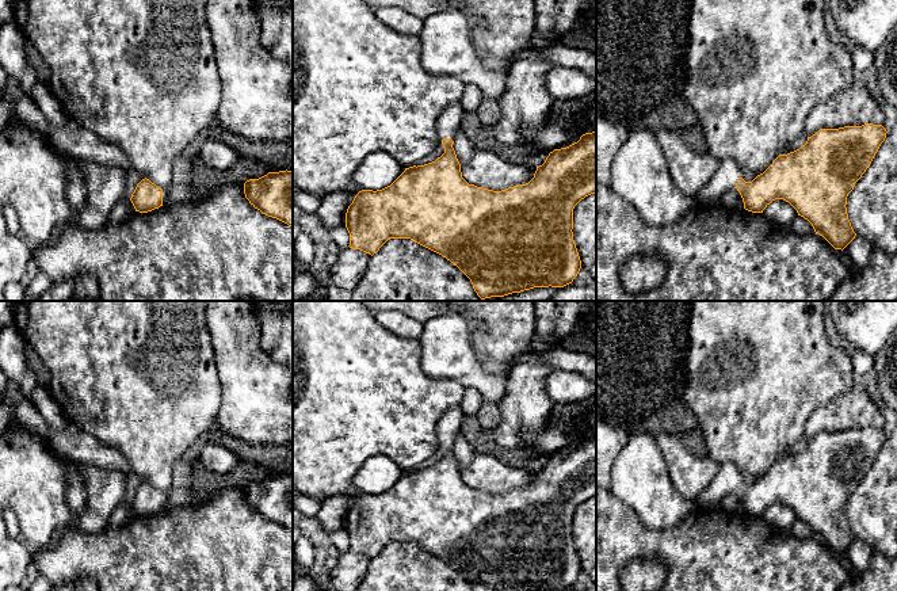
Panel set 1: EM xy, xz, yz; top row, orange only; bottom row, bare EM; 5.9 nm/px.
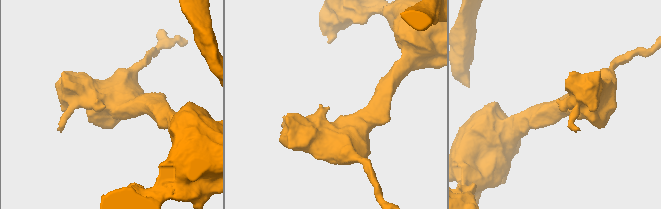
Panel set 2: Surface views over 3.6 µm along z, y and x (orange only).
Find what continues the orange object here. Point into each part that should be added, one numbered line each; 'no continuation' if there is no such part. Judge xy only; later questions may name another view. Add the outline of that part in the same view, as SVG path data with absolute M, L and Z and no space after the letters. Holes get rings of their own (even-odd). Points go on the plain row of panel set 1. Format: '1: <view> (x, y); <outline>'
no continuation

